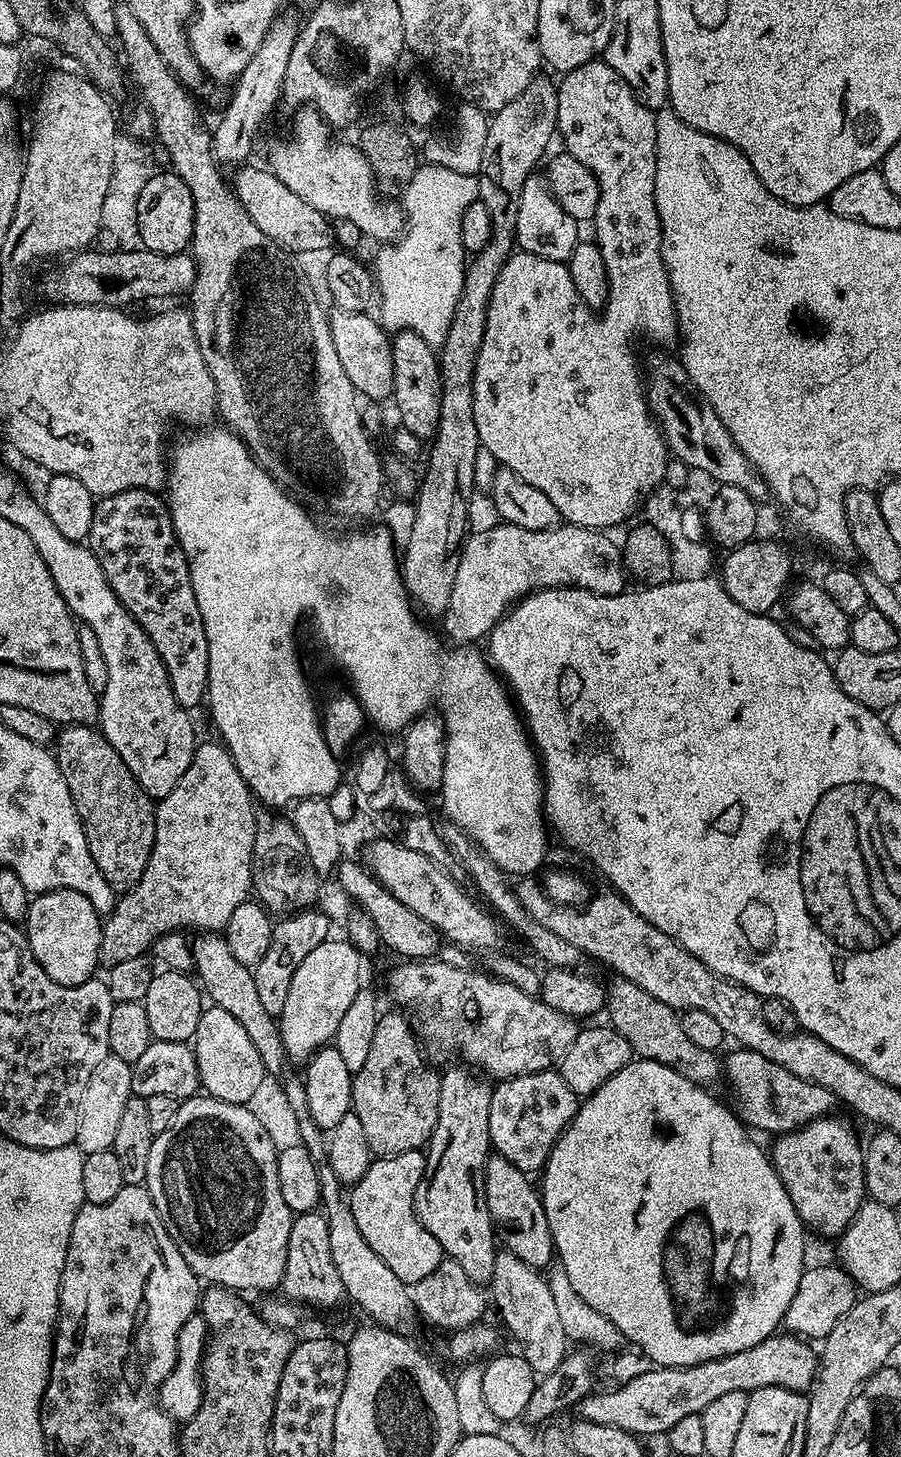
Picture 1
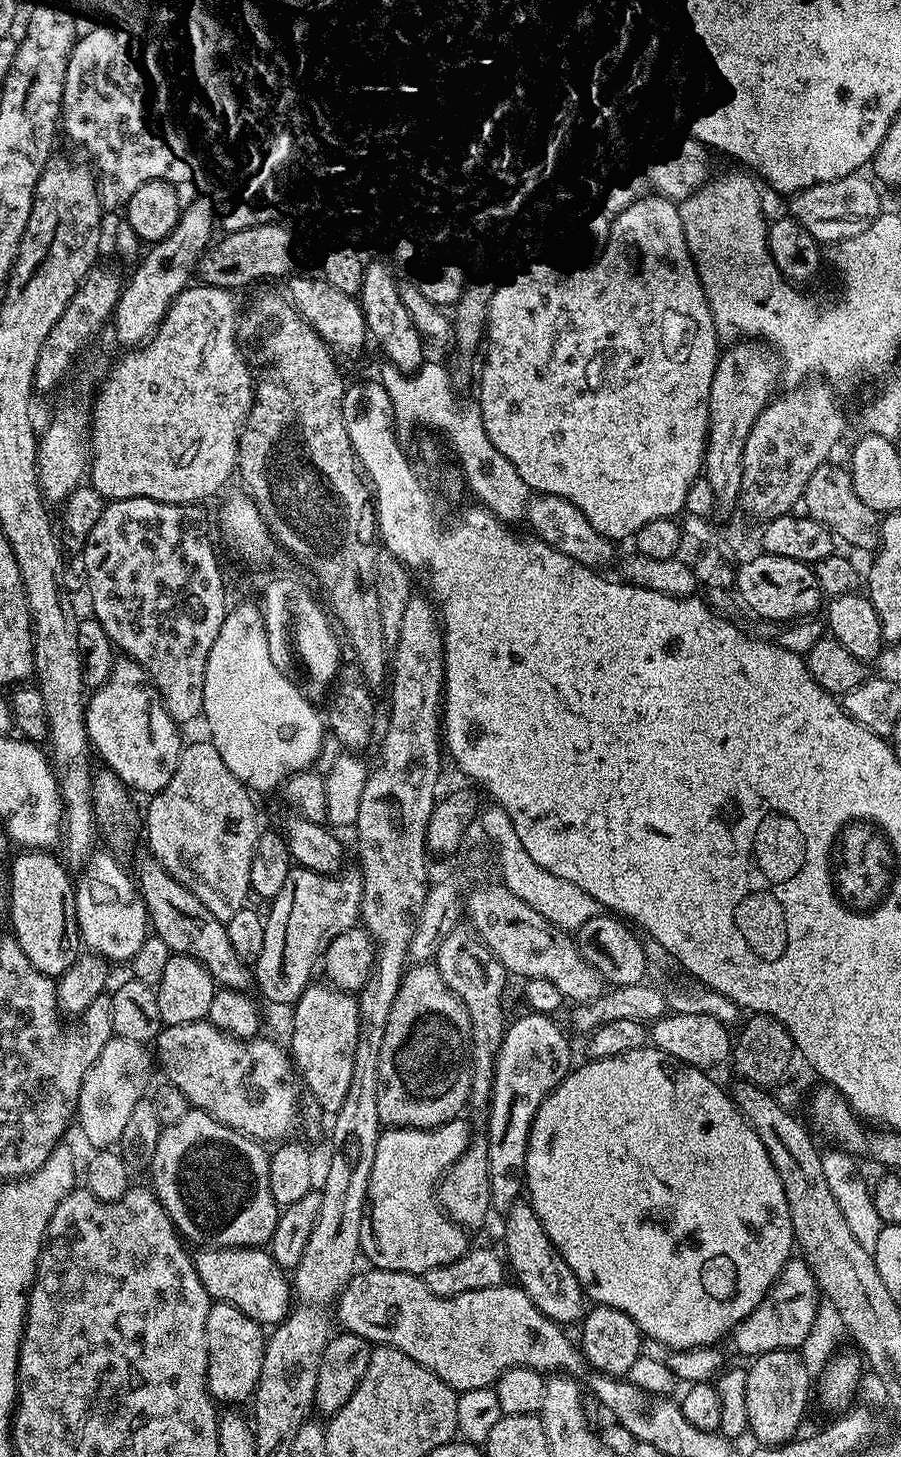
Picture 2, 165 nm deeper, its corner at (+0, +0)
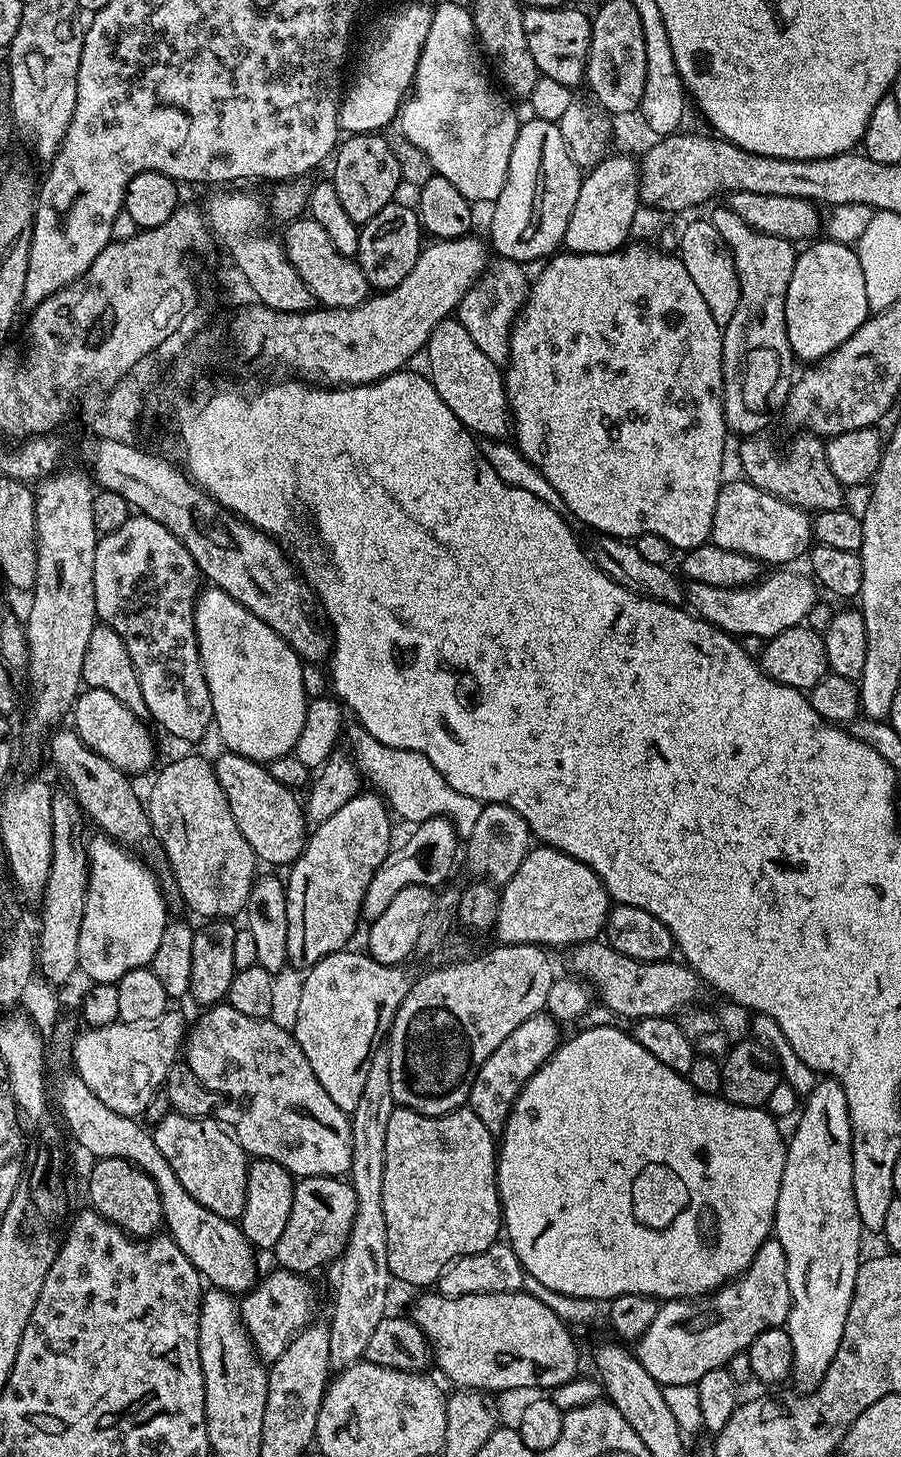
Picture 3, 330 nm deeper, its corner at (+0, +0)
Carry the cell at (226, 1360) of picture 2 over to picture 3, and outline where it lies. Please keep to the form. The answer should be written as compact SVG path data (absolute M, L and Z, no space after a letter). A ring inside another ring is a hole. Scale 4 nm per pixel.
M275 1270L261 1279L251 1290L243 1293L239 1301L240 1322L248 1331L257 1356L271 1362L286 1350L296 1335L308 1327L312 1312L312 1284L307 1275ZM264 1280L264 1281L263 1281ZM244 1300L244 1301L243 1301Z

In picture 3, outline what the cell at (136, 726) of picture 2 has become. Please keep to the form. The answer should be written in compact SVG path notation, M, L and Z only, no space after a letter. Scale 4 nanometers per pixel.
M88 688L76 697L76 706L70 713L74 731L79 734L80 741L90 750L102 754L106 762L114 762L118 770L135 774L144 772L152 764L156 756L156 744L152 741L153 729L144 725L141 717L135 716L114 694L106 694L106 690Z

